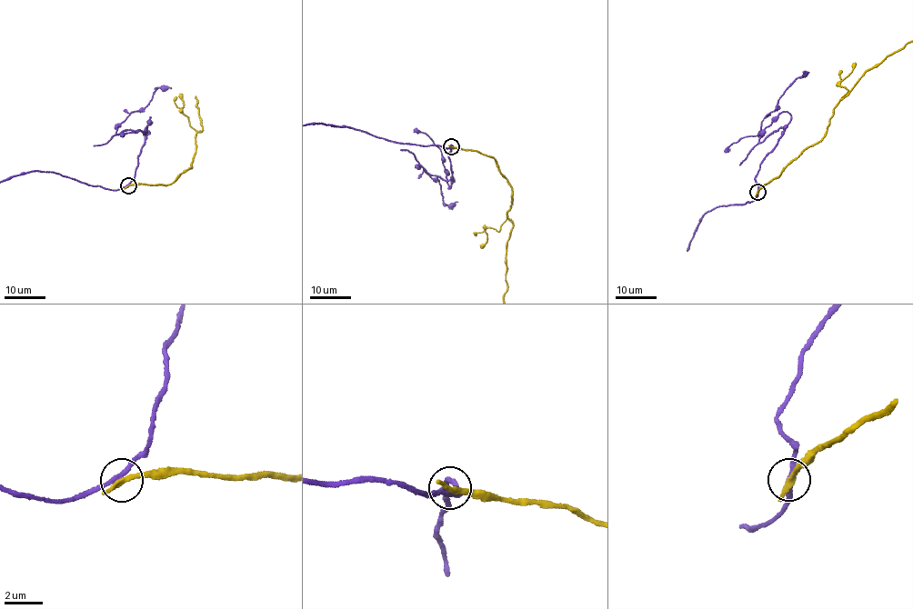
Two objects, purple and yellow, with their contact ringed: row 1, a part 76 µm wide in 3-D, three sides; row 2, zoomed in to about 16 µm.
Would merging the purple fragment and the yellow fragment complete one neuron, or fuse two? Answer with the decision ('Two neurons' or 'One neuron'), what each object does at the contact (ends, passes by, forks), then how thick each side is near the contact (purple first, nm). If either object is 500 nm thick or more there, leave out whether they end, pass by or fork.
Two neurons. At the ring purple passes by. At the ring yellow passes by. Thickness 240 nm (purple) against 240 nm

